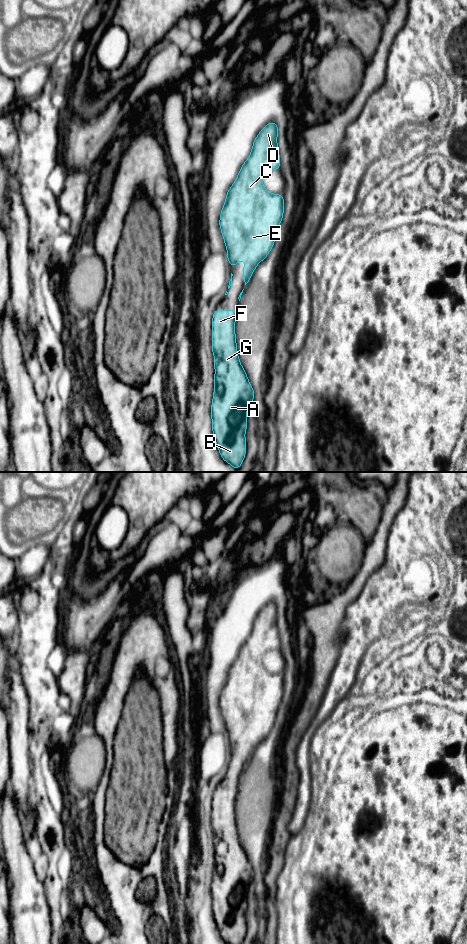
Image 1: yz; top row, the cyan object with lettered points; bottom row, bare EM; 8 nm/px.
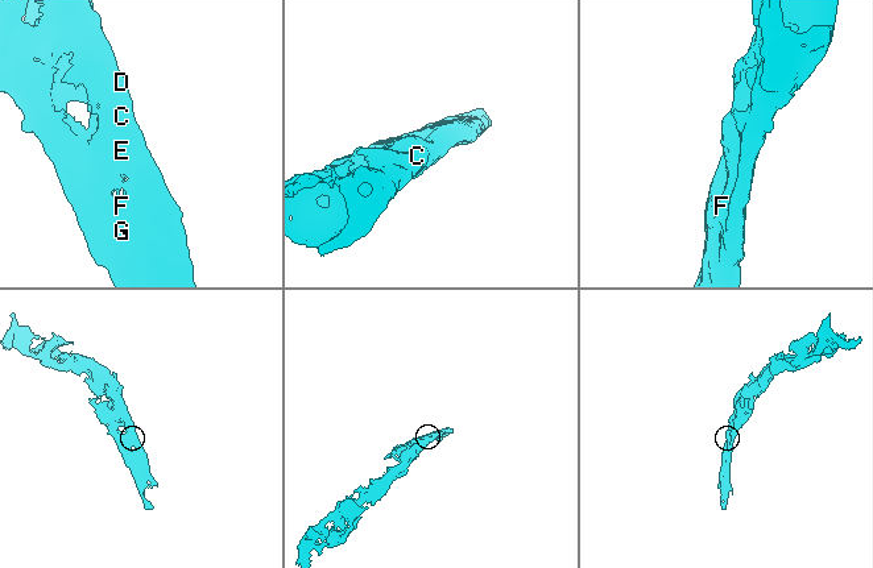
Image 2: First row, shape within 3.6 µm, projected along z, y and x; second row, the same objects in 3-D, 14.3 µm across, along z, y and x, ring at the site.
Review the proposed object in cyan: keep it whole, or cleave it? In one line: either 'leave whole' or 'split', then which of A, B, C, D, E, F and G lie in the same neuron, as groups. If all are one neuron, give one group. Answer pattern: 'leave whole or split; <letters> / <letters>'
leave whole; A B C D E F G

